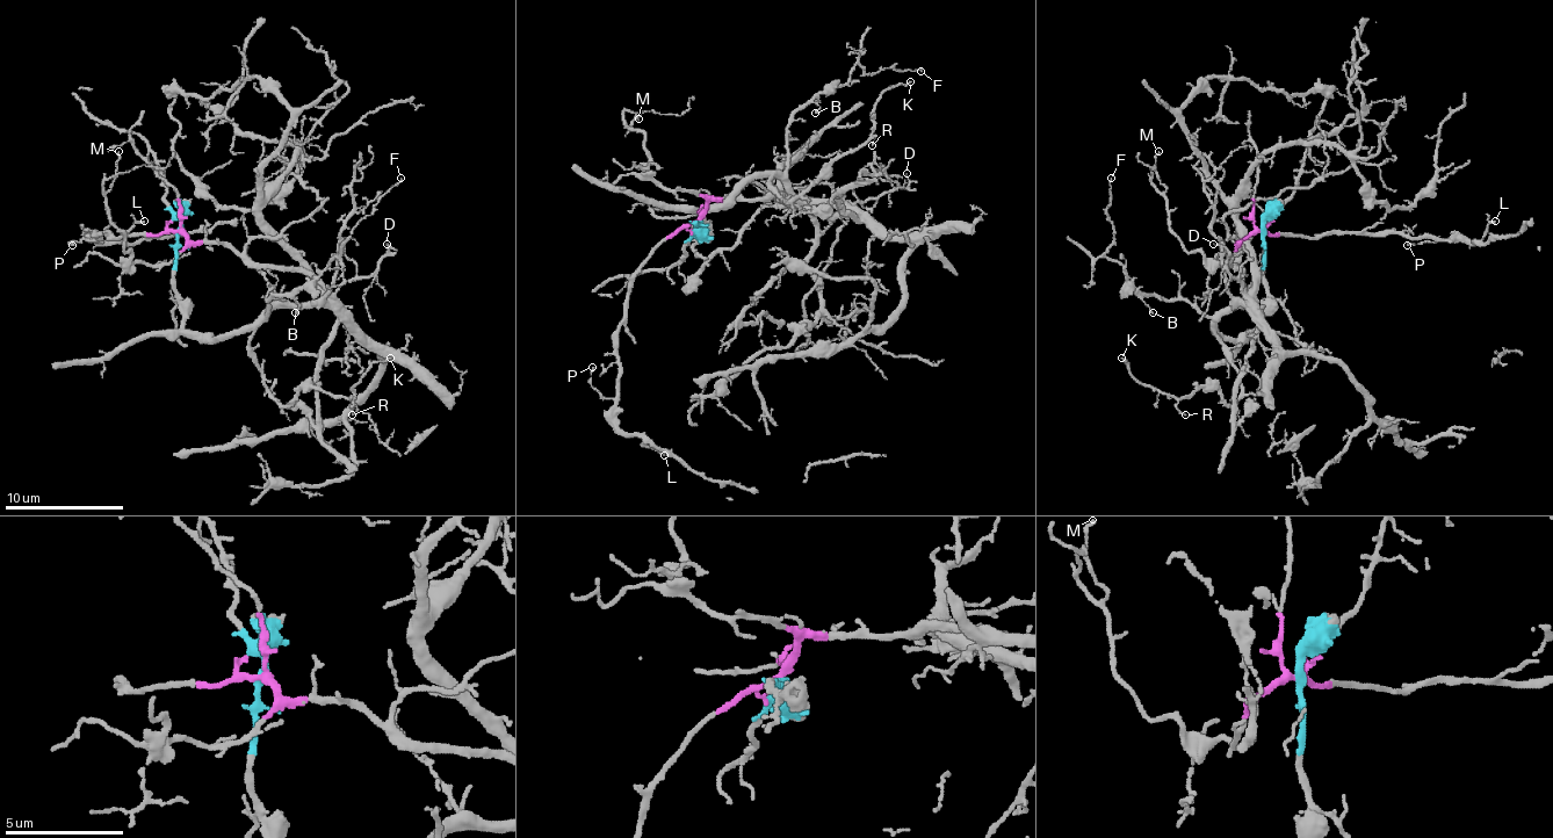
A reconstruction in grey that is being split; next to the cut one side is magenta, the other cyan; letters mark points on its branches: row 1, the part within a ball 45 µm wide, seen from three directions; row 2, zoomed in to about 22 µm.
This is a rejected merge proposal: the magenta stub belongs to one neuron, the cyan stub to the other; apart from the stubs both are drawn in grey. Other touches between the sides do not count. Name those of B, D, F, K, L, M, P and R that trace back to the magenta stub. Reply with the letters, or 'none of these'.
D, L, M, P

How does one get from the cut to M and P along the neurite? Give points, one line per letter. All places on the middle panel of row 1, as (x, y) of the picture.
M: (698, 221), (706, 200), (664, 188), (647, 167), (650, 158), (641, 131), (626, 125), (637, 120)
P: (698, 221), (677, 229), (631, 283), (626, 322), (616, 333), (620, 384), (614, 399), (590, 384), (593, 366)

